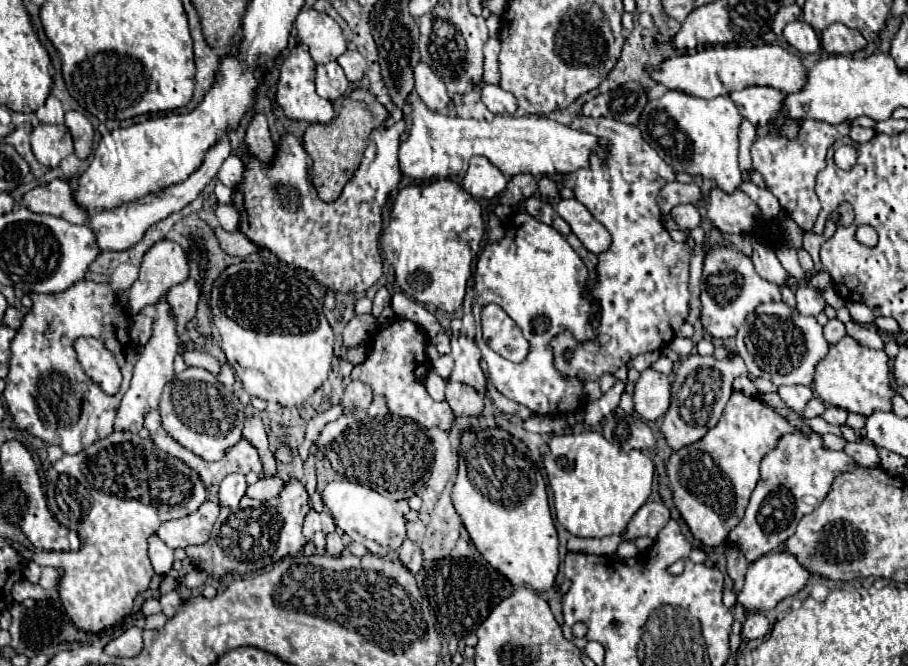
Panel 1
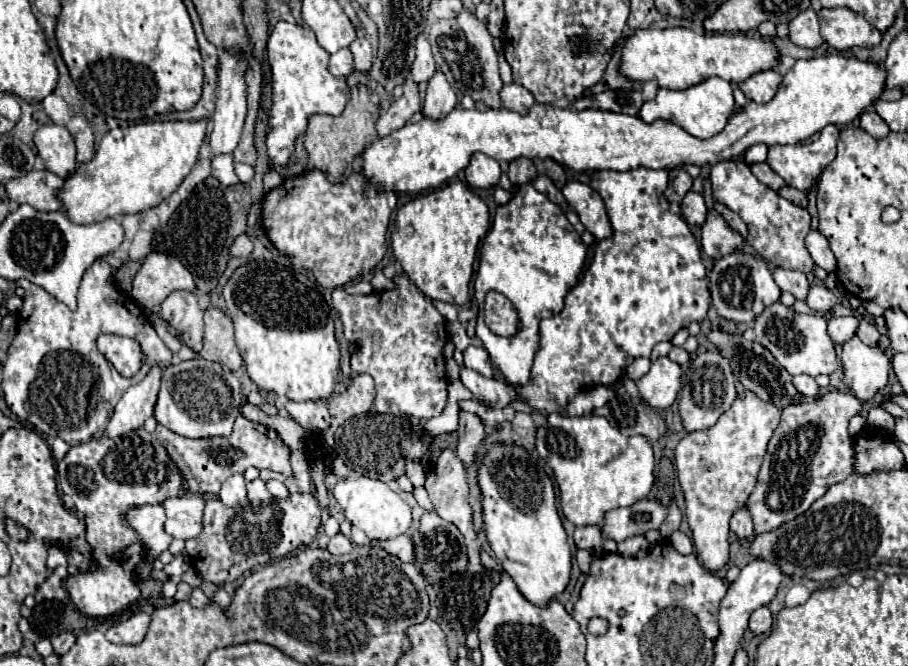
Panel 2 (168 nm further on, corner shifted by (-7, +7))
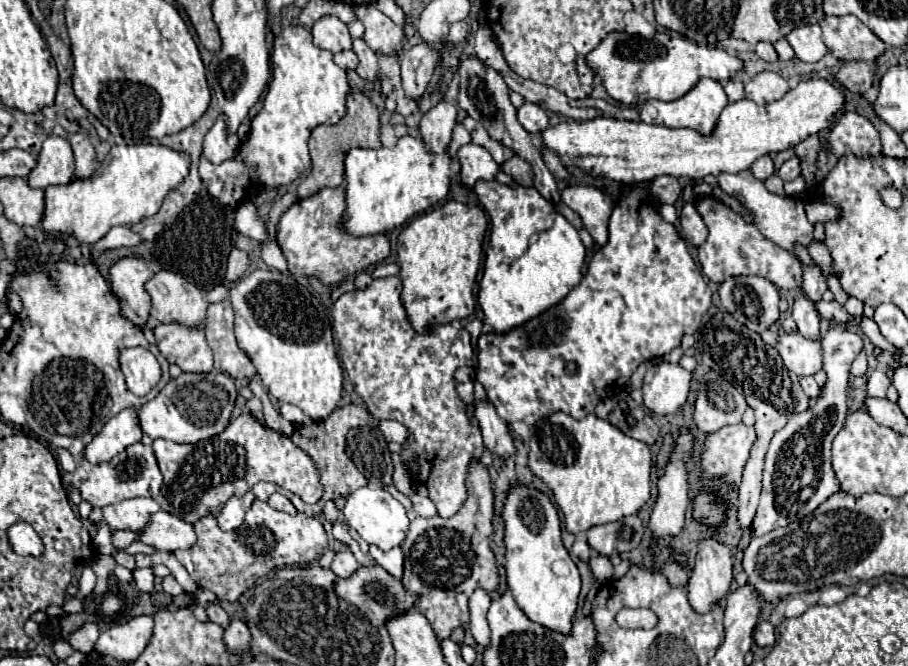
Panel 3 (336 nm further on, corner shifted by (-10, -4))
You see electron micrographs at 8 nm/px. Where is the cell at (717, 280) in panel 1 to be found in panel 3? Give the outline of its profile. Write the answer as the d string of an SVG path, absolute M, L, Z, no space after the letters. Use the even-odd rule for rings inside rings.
M731 277L719 287L721 303L739 323L763 333L779 319L777 287L763 277Z

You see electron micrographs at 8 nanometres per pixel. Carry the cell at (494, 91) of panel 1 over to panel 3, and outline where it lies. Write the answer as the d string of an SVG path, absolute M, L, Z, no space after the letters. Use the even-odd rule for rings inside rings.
M525 103L523 107L517 109L517 115L519 115L519 123L525 127L527 133L539 133L549 127L547 113L535 103Z

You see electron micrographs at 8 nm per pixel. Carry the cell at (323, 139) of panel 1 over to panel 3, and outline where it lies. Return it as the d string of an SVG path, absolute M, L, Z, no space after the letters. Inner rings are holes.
M355 91L347 95L347 115L335 123L335 125L319 125L311 131L309 139L309 151L313 169L311 173L300 183L297 189L297 197L305 199L324 187L339 187L343 183L343 159L347 151L355 147L367 147L367 149L379 149L379 111L369 101L367 95Z

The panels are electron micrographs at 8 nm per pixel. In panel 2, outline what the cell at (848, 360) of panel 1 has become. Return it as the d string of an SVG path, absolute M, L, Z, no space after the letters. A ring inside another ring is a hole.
M852 336L842 346L840 360L844 368L842 384L858 400L868 402L886 388L892 364L880 346L868 346L858 336Z

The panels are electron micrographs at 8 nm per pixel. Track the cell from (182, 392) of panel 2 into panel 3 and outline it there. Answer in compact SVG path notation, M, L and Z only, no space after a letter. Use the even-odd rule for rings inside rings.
M181 373L165 389L137 409L139 427L151 439L169 439L175 443L197 443L217 435L229 423L235 407L237 389L227 373Z

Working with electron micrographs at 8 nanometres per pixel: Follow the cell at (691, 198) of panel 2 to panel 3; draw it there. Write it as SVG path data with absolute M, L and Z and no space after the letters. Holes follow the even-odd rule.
M693 203L683 205L681 215L679 215L679 225L681 225L681 233L687 241L691 241L691 245L701 247L707 239L707 225L703 223L701 215L695 211Z

